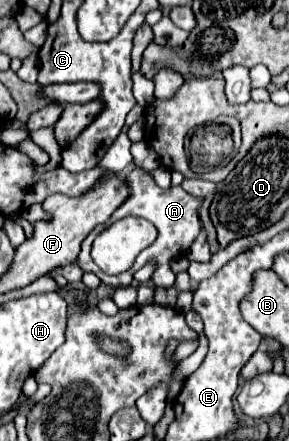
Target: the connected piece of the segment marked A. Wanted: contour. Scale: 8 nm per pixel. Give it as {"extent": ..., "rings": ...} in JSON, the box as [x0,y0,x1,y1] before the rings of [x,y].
{"extent":[76,167,204,287],"rings":[[[134,167],[134,169],[124,177],[124,183],[126,183],[126,187],[128,187],[128,197],[126,197],[126,201],[112,213],[110,223],[114,223],[114,221],[118,221],[118,219],[122,219],[122,217],[126,217],[126,215],[144,217],[144,219],[148,219],[148,221],[158,229],[156,241],[154,241],[150,247],[146,247],[146,249],[142,250],[142,253],[139,253],[136,257],[134,267],[130,267],[130,269],[124,271],[122,275],[106,275],[106,273],[102,273],[102,269],[100,269],[98,265],[94,265],[94,261],[90,259],[92,241],[94,241],[96,235],[100,235],[100,231],[104,229],[104,225],[98,225],[98,227],[82,241],[82,251],[80,251],[76,263],[78,263],[84,271],[96,273],[96,275],[102,279],[102,283],[108,285],[108,287],[118,287],[118,285],[120,285],[120,287],[126,287],[126,285],[130,285],[134,271],[138,271],[140,267],[144,267],[144,265],[148,265],[148,263],[154,263],[156,269],[154,269],[154,273],[152,273],[152,277],[150,277],[150,283],[154,283],[156,287],[174,287],[174,273],[172,273],[172,269],[170,269],[170,261],[172,261],[174,257],[186,255],[188,249],[190,249],[190,245],[192,245],[194,239],[198,237],[200,227],[202,227],[202,225],[200,225],[200,217],[198,217],[198,207],[202,205],[204,199],[186,193],[180,185],[170,187],[170,189],[162,189],[162,187],[158,187],[158,185],[152,181],[152,177],[148,177],[148,173],[146,173],[144,169],[140,169],[140,167]]]}

